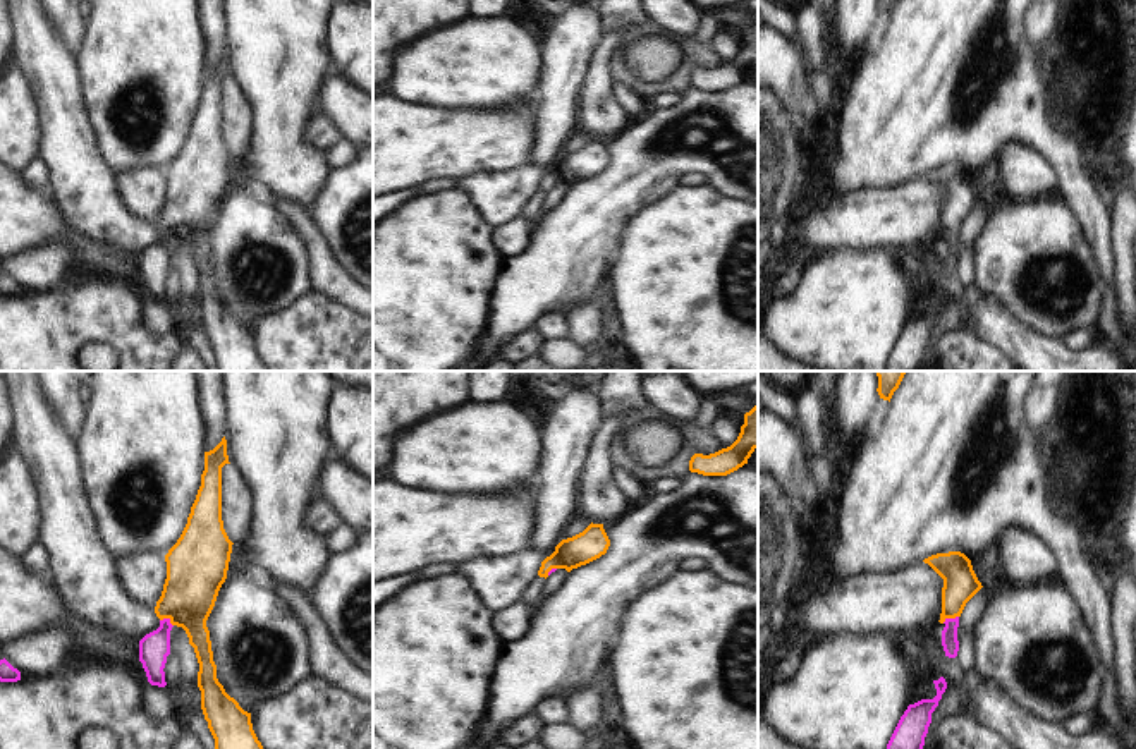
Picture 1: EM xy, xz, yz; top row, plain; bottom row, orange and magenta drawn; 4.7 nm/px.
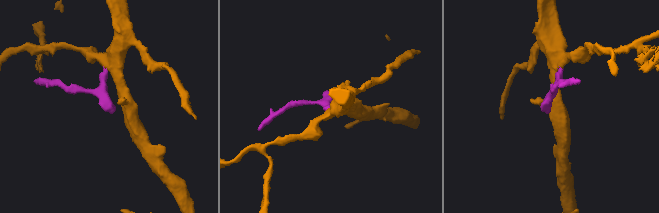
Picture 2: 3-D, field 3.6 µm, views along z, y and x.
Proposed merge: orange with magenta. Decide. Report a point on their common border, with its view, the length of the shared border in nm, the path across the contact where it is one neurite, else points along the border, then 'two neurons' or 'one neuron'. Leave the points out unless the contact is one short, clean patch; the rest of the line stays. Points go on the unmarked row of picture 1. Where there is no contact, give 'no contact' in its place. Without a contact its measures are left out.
meets orange in yz at (949, 232); contact 90 nm long; runs through yz (959, 196), (949, 232), (949, 249); one neuron

